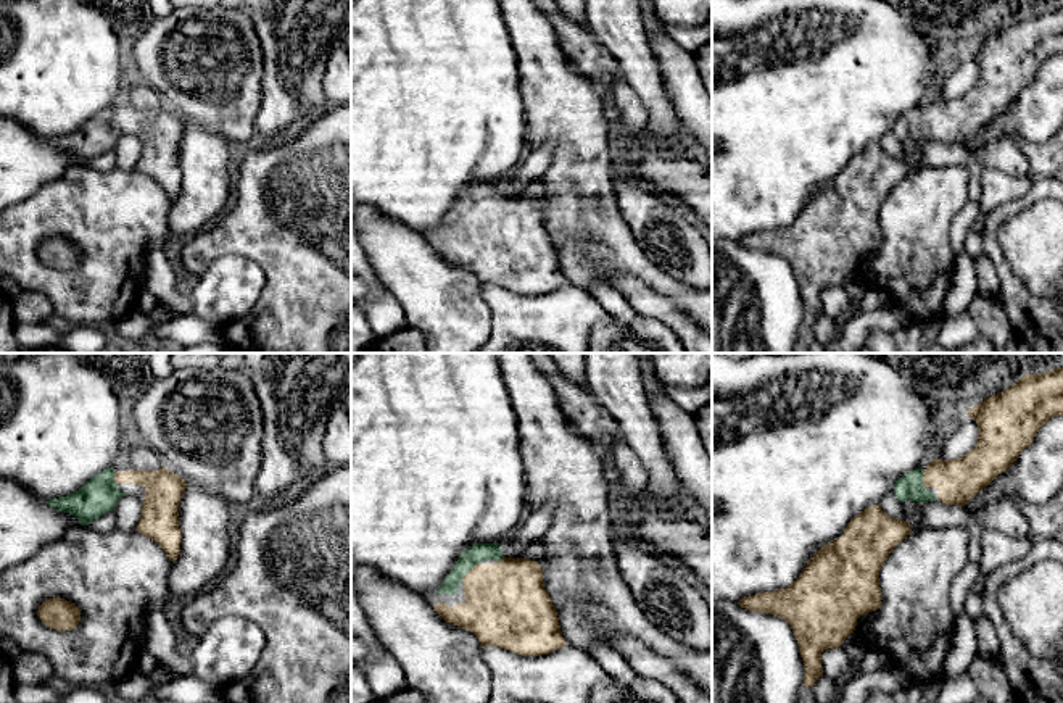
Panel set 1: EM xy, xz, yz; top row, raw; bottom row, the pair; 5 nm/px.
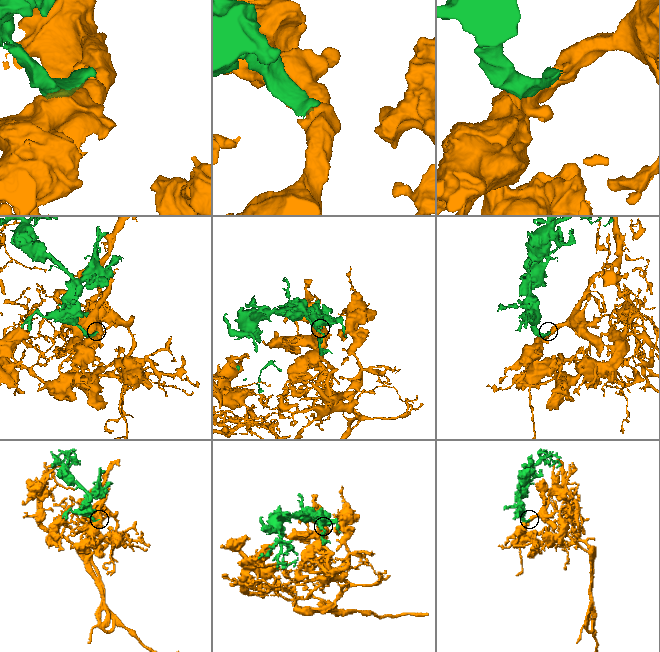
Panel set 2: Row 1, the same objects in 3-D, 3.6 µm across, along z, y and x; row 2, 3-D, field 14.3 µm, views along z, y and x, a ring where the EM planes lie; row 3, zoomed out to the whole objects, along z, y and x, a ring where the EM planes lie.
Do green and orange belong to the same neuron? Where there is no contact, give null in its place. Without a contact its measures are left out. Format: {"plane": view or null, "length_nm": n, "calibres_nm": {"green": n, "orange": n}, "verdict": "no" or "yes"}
{"plane": "xz", "length_nm": 140, "calibres_nm": {"green": 90, "orange": 420}, "verdict": "yes"}

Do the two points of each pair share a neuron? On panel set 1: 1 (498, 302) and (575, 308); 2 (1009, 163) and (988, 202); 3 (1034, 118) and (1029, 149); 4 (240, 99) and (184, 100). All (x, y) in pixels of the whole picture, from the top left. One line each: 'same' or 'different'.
1: same
2: different
3: different
4: same

